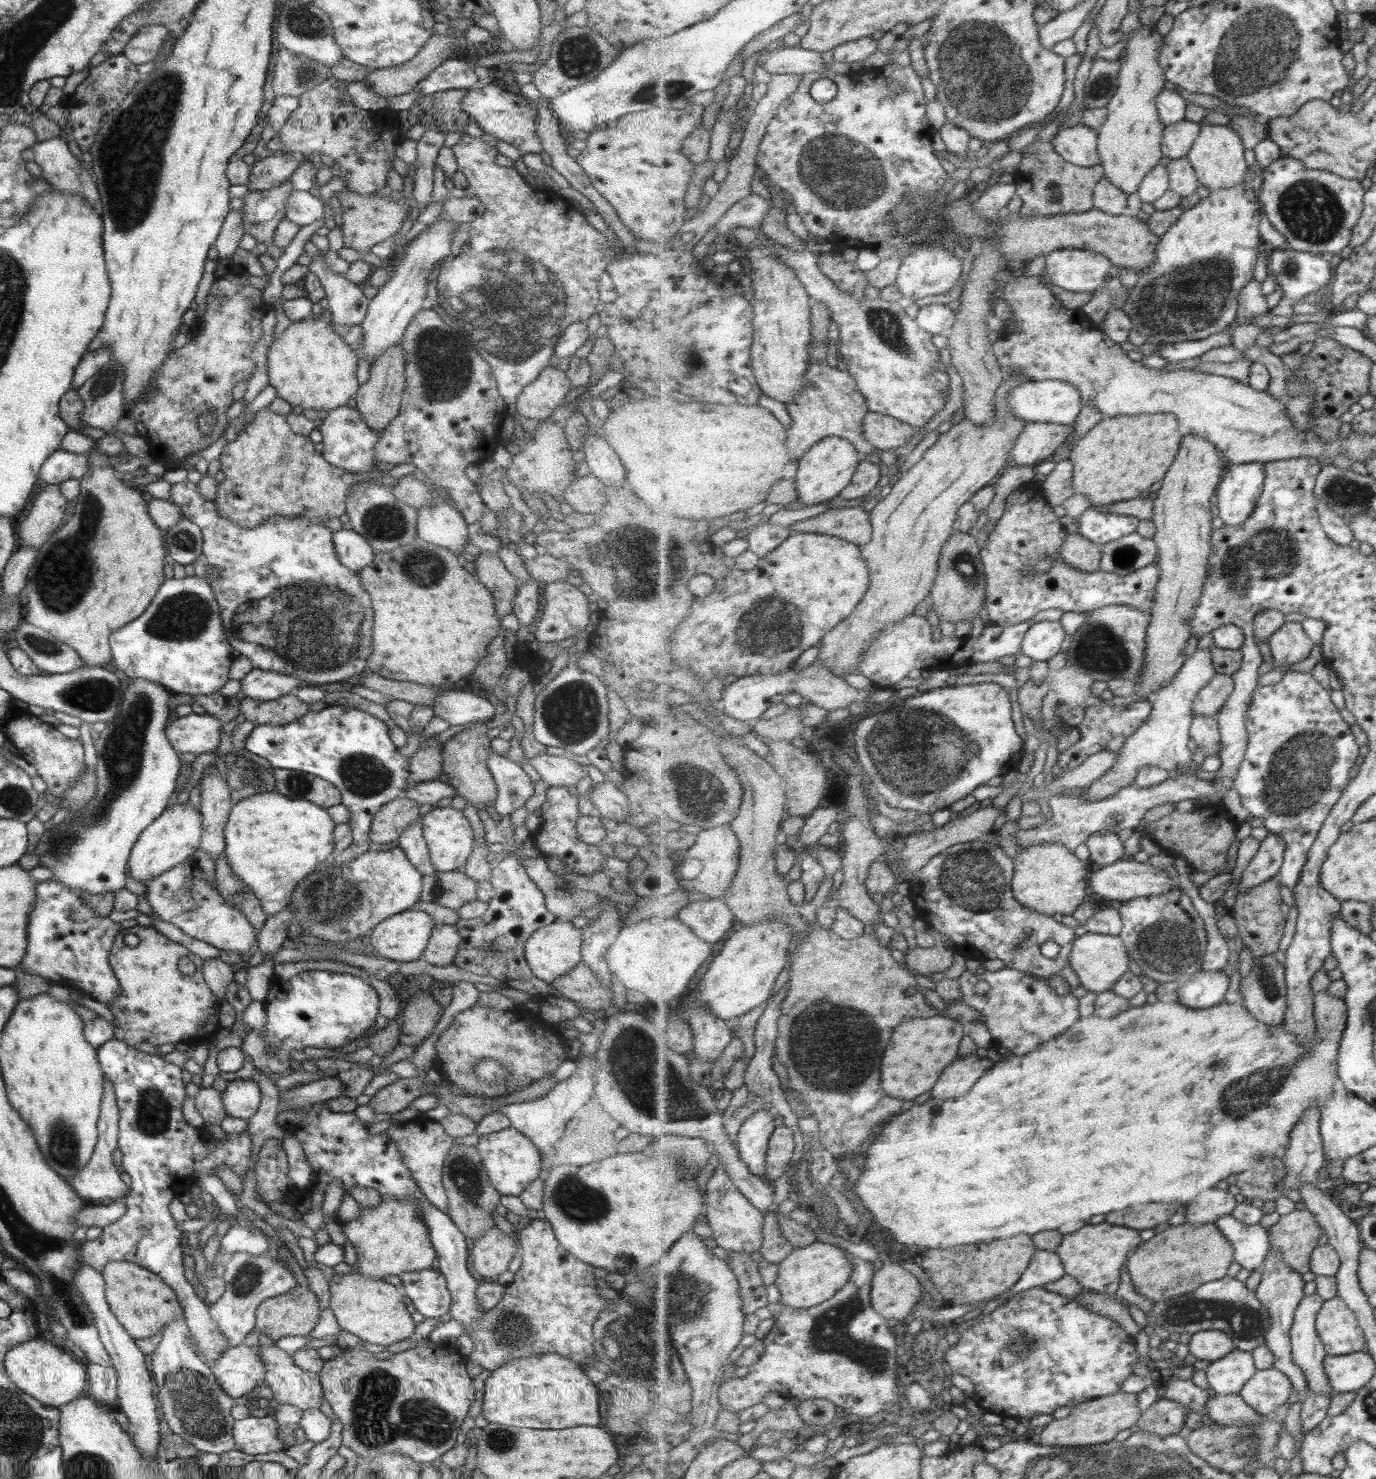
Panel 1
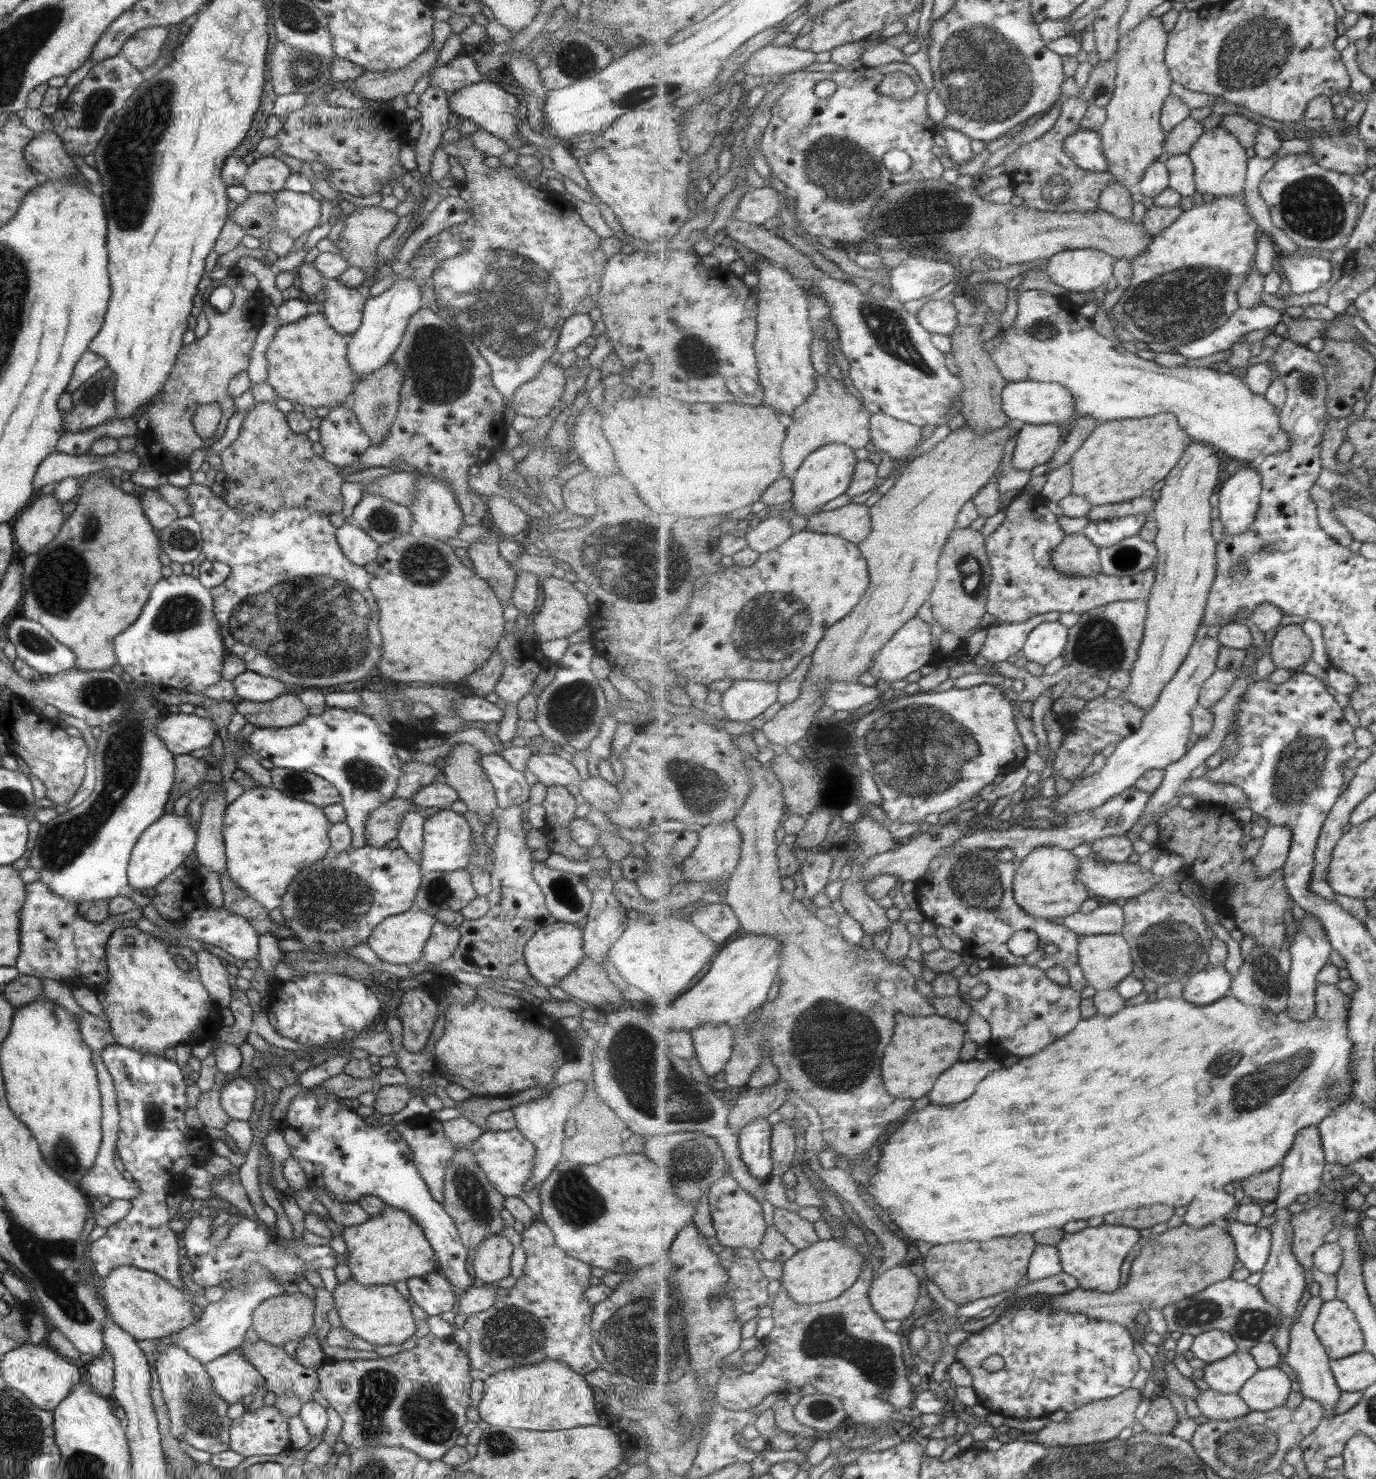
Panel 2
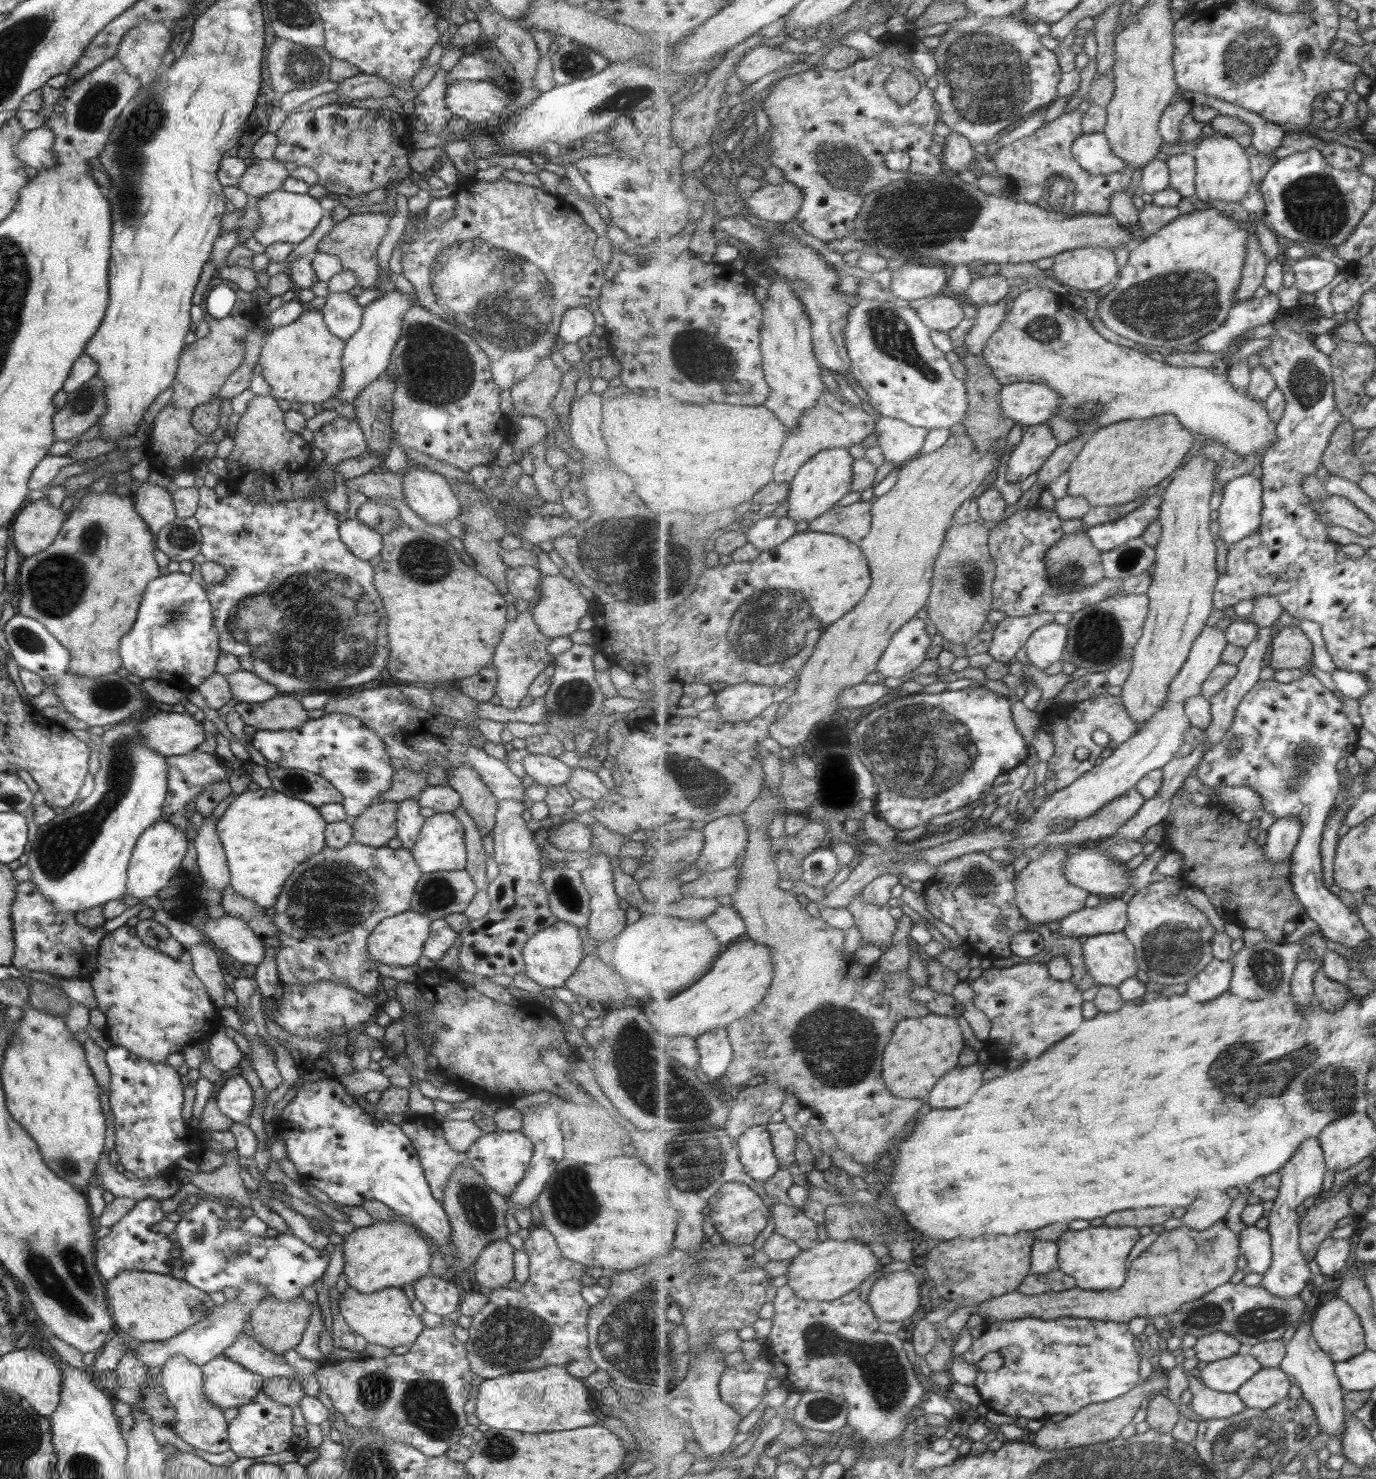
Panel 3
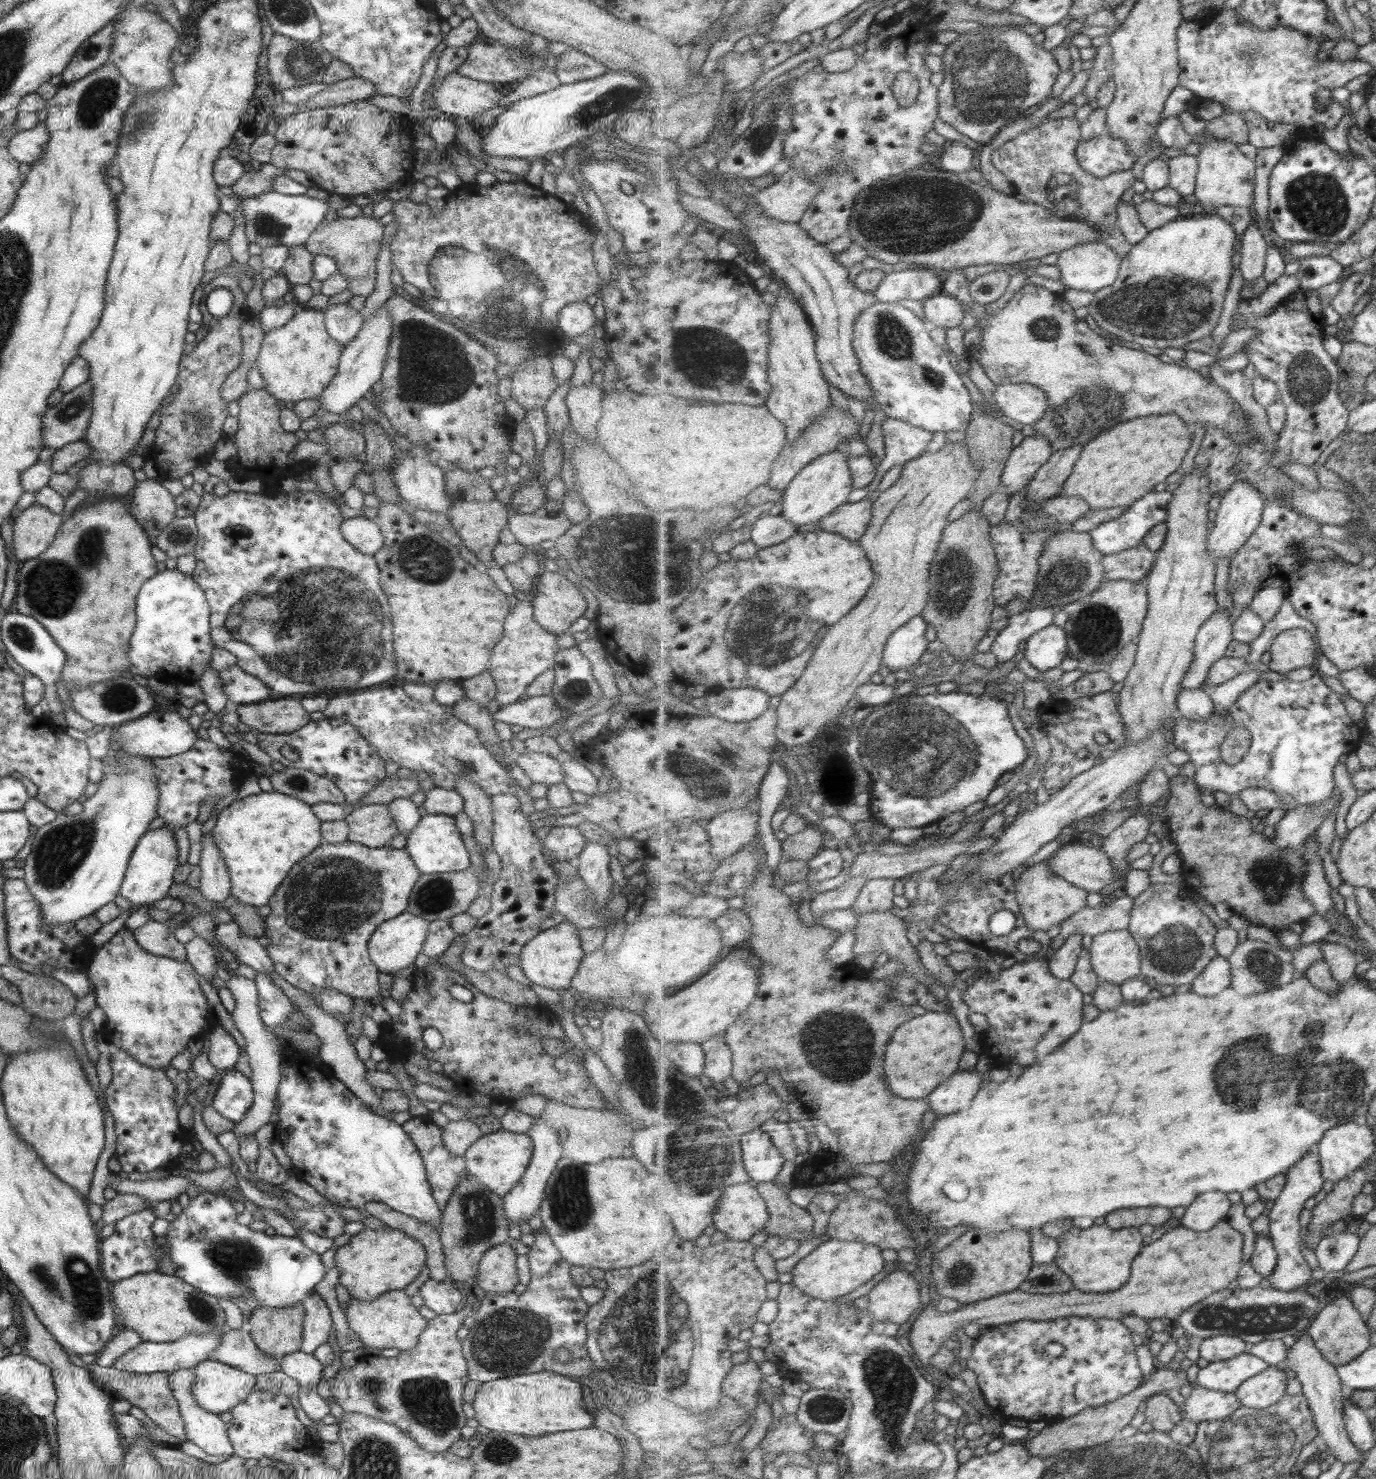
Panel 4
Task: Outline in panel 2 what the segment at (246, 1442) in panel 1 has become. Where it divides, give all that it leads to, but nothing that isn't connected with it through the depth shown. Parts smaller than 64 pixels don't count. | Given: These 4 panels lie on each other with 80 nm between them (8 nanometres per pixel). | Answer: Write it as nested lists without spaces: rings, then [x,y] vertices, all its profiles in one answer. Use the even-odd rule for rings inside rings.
[[[263,1405],[256,1410],[250,1410],[246,1406],[241,1417],[231,1421],[229,1444],[233,1452],[243,1457],[279,1454],[291,1448],[287,1436],[287,1418],[283,1418],[274,1405]]]

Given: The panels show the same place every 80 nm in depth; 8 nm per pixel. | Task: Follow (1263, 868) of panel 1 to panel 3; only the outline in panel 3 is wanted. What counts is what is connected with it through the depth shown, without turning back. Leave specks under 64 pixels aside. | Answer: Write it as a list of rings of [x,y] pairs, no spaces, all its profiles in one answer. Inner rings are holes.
[[[1296,816],[1276,819],[1267,829],[1266,860],[1283,862],[1291,858],[1303,832],[1302,820]]]

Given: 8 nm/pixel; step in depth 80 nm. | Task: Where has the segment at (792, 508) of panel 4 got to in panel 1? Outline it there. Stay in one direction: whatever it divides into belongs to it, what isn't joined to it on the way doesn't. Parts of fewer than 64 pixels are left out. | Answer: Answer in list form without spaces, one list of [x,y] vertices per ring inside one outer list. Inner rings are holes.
[[[827,437],[812,446],[798,462],[798,473],[795,480],[801,504],[821,505],[827,500],[839,497],[842,490],[850,485],[863,459],[864,457],[856,446],[846,438]]]

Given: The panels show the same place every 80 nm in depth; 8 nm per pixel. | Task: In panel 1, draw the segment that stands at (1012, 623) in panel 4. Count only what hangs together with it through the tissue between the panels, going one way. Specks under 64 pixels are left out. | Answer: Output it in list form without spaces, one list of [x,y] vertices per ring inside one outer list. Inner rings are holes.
[[[1049,609],[1042,610],[1029,621],[1025,621],[1013,626],[999,626],[991,621],[983,623],[982,635],[975,639],[970,635],[959,638],[954,635],[952,638],[941,638],[931,640],[931,626],[925,616],[912,614],[911,616],[898,622],[897,625],[885,629],[883,634],[879,633],[867,648],[867,654],[863,656],[863,664],[858,666],[857,672],[861,673],[873,682],[876,688],[892,688],[895,684],[903,682],[911,670],[927,669],[929,672],[937,669],[951,670],[962,665],[971,665],[976,661],[996,661],[1003,656],[1018,656],[1022,651],[1023,641],[1027,636],[1030,626],[1046,620],[1059,621],[1064,615],[1064,610]]]

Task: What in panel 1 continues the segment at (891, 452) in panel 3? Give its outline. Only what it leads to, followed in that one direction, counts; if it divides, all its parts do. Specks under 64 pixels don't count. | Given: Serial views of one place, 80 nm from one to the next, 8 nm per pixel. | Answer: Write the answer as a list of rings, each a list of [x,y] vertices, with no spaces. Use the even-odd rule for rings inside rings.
[[[873,411],[867,413],[863,428],[866,439],[876,446],[877,451],[891,451],[899,446],[905,446],[916,431],[908,422]]]

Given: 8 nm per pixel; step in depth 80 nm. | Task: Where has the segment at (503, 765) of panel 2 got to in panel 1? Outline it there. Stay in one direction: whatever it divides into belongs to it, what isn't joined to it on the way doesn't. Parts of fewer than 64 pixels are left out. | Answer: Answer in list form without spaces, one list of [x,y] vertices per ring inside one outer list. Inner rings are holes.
[[[501,755],[488,758],[486,763],[496,788],[493,806],[495,814],[501,817],[511,815],[517,808],[523,807],[531,797],[534,782],[519,764]]]

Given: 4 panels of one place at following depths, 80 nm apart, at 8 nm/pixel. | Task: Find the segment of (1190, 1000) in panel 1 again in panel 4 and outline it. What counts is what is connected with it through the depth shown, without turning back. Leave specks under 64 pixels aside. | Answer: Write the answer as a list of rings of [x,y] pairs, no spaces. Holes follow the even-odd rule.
[[[1217,956],[1206,969],[1195,978],[1192,991],[1203,997],[1219,995],[1232,986],[1232,966],[1229,959]]]

